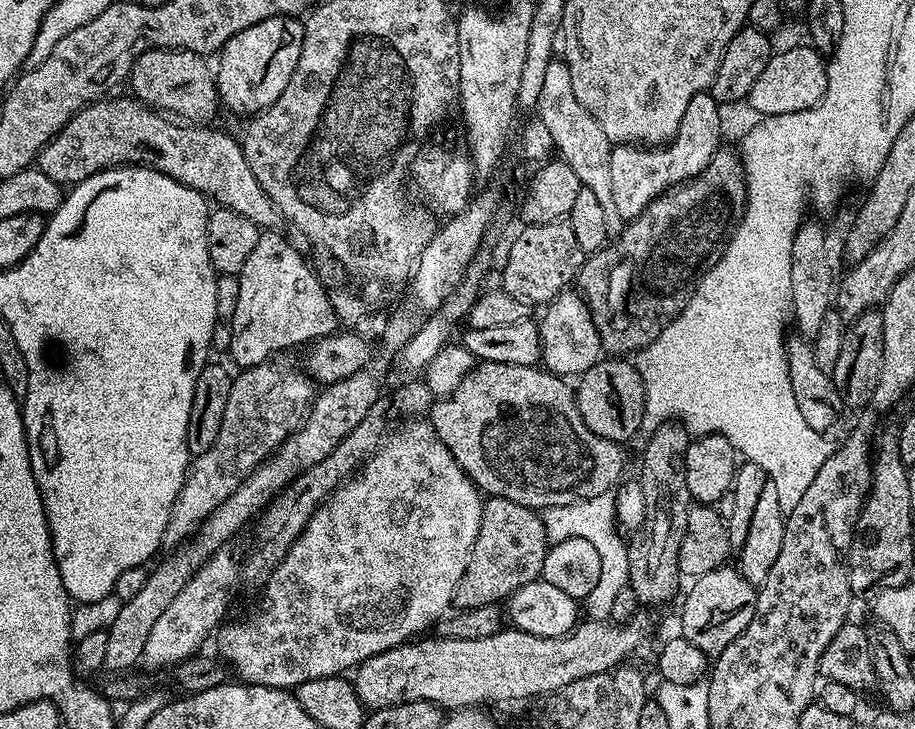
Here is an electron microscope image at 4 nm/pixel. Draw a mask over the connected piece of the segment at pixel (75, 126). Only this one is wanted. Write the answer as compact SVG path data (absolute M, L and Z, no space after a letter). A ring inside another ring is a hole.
M120 96L117 100L112 100L113 98L93 100L92 103L85 104L80 111L72 113L59 134L41 148L38 157L40 172L46 174L46 178L54 178L54 182L62 186L71 186L81 184L86 178L107 168L125 166L153 168L174 178L185 188L198 190L209 201L242 214L242 218L250 218L250 222L254 222L261 229L272 230L277 227L276 223L281 223L280 211L276 209L266 190L258 186L258 178L254 178L254 170L250 170L250 162L246 162L246 154L237 137L235 140L234 137L219 132L216 126L177 122L165 113L157 112L155 108L125 96Z

